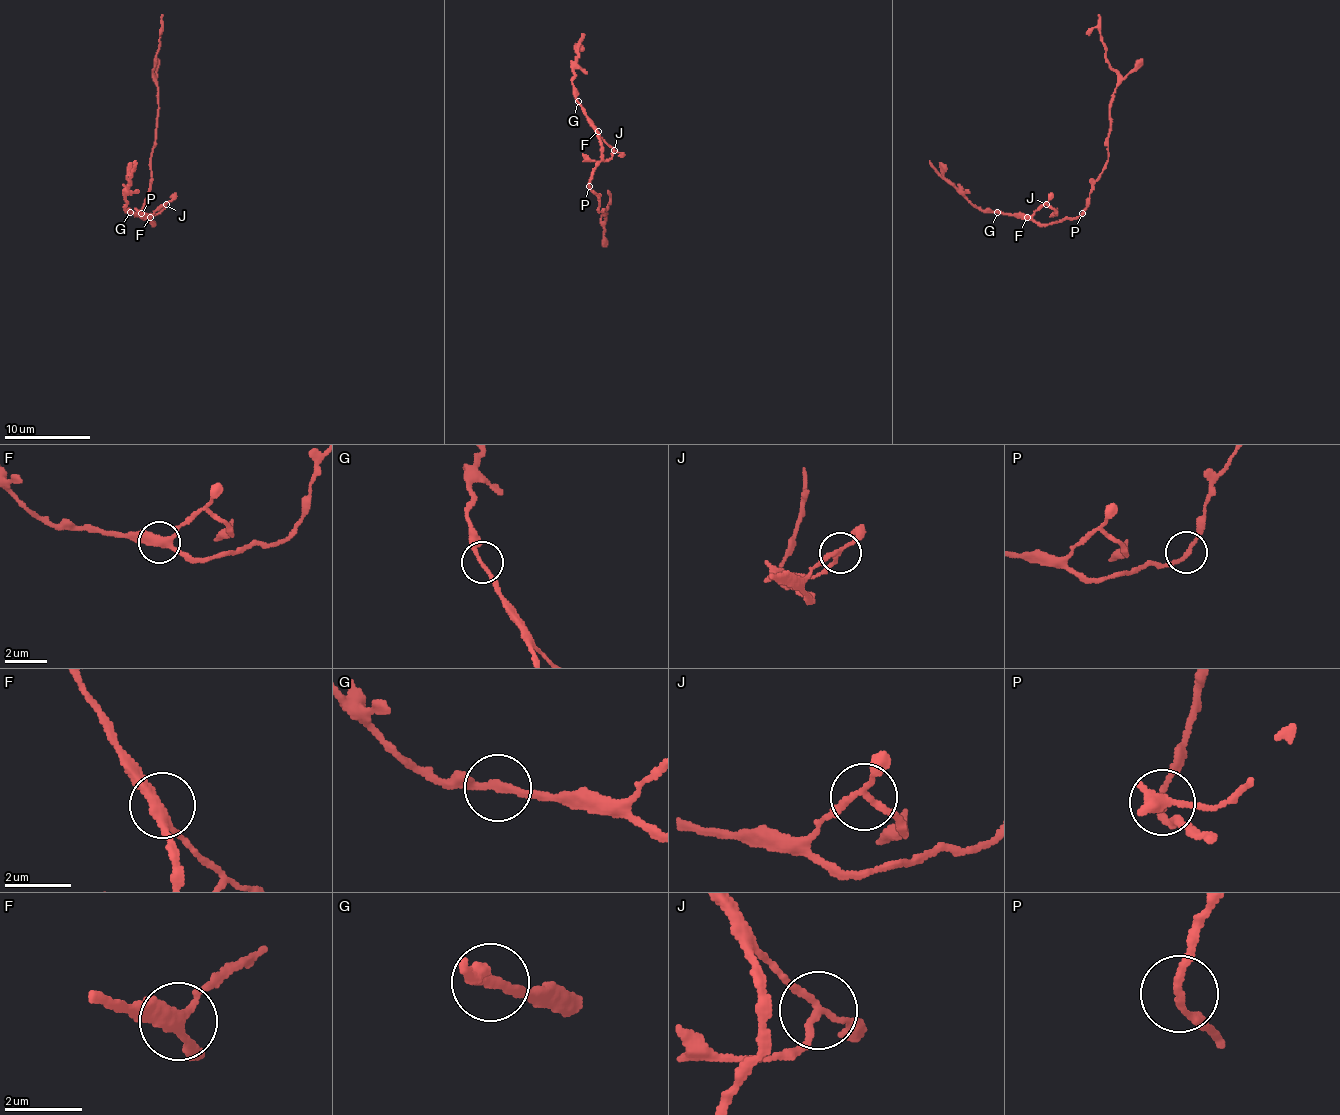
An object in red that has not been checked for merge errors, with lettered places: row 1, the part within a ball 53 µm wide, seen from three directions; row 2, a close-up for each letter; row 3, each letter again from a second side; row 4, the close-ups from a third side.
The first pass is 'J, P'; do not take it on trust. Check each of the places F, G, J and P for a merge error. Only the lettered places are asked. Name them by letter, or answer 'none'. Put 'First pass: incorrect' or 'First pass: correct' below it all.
J, P
First pass: correct

